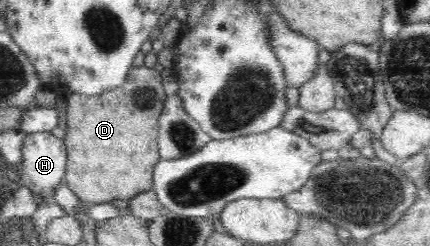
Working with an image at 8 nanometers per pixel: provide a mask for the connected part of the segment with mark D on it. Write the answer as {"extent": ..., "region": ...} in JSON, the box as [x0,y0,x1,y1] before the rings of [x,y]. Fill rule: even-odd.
{"extent":[63,65,169,206],"region":[[[141,65],[130,69],[122,86],[110,92],[101,92],[98,96],[80,93],[65,96],[67,111],[63,141],[67,150],[67,165],[64,182],[80,202],[92,206],[116,199],[128,201],[140,192],[153,189],[152,170],[154,164],[161,160],[156,148],[159,116],[169,97],[164,93],[161,78],[162,75],[155,69]]]}

